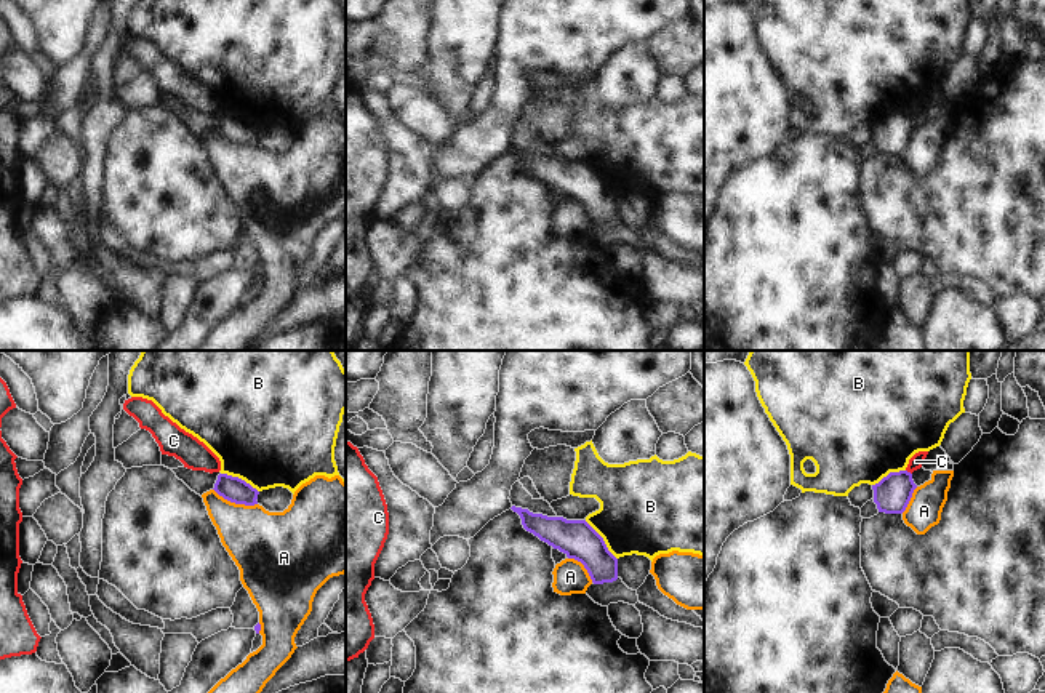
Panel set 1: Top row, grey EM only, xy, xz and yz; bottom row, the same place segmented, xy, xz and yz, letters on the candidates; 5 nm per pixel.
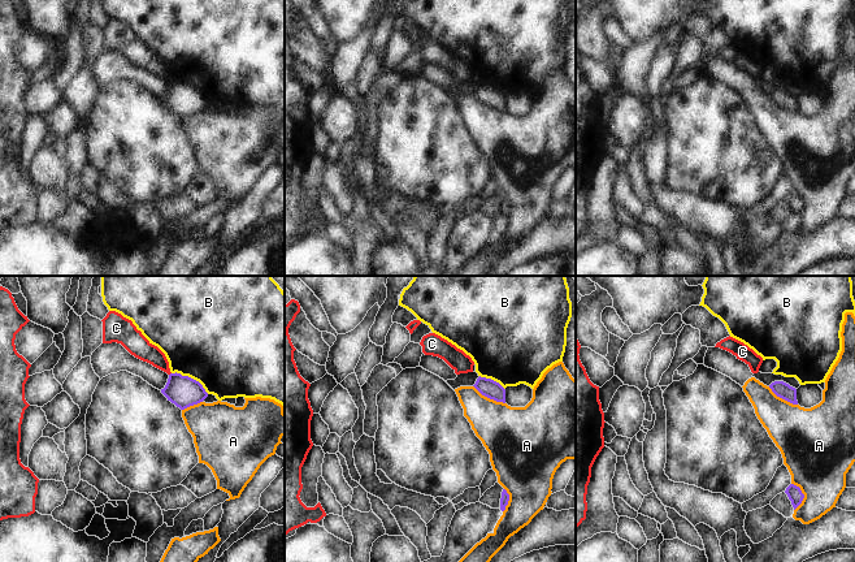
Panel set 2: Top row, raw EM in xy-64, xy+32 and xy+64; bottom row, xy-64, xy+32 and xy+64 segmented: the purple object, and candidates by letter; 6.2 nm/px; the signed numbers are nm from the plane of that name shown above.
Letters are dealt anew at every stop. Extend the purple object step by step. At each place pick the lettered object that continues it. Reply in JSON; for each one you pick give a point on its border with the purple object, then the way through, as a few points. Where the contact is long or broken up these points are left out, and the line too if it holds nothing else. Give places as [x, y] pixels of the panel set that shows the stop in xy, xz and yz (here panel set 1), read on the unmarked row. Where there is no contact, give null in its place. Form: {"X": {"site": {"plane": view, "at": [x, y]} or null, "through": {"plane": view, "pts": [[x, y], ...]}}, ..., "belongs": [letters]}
{"belongs": []}

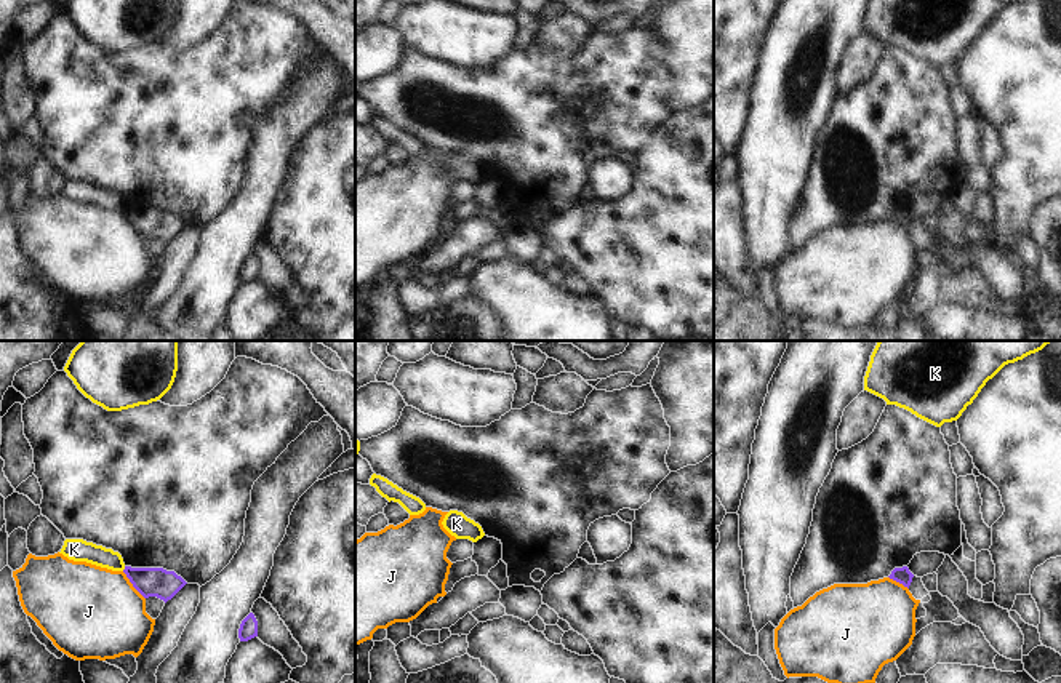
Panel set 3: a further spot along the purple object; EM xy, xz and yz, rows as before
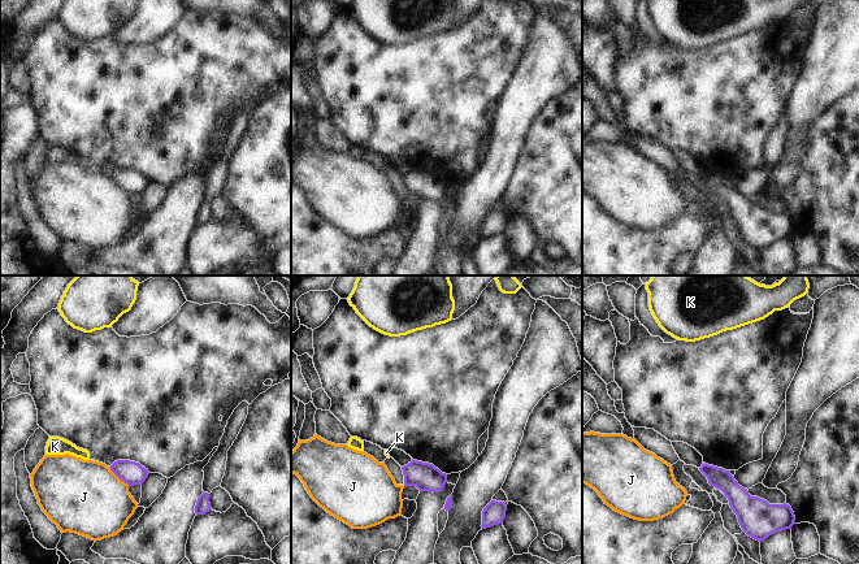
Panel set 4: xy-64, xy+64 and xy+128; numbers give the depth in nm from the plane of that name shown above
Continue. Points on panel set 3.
{"belongs": []}

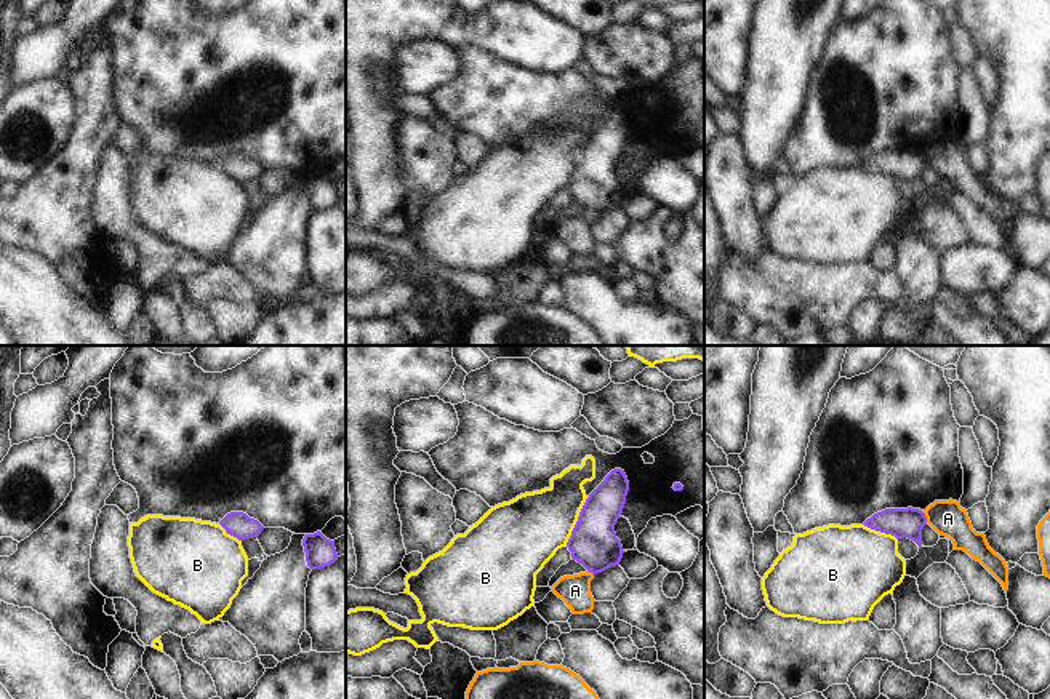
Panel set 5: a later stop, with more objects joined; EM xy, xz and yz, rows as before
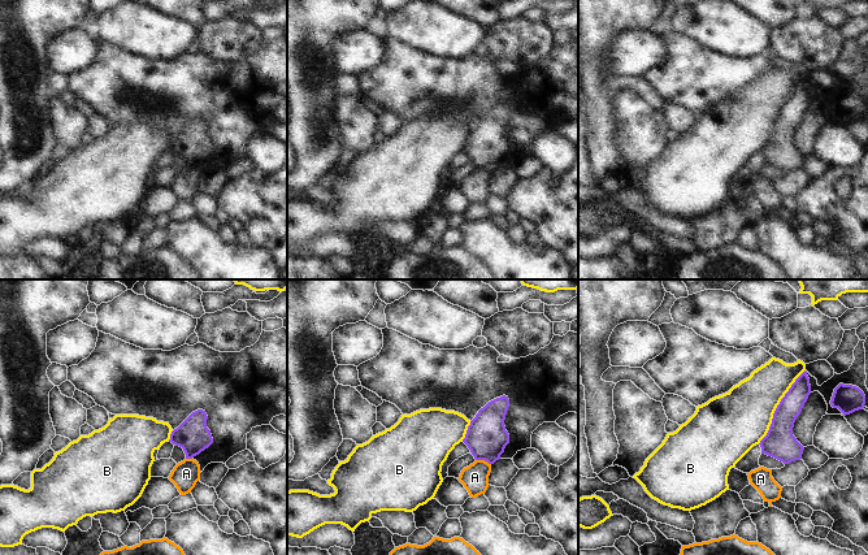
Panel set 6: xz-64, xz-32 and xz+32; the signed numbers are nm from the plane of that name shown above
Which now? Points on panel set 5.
{"belongs": []}

